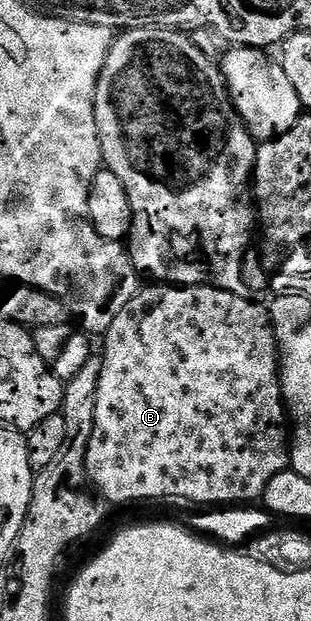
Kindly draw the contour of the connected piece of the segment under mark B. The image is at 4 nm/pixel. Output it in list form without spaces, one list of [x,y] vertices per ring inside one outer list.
[[[142,286],[127,305],[117,308],[115,321],[111,321],[103,336],[105,355],[100,356],[95,419],[89,447],[83,452],[85,475],[93,482],[92,490],[106,504],[137,503],[140,499],[186,499],[189,503],[213,503],[209,505],[252,504],[249,503],[252,499],[260,500],[264,496],[271,477],[286,470],[291,463],[291,431],[287,426],[285,401],[281,397],[279,352],[270,312],[266,308],[264,311],[260,302],[235,297],[235,293],[227,293],[218,287],[149,286],[153,287]]]

